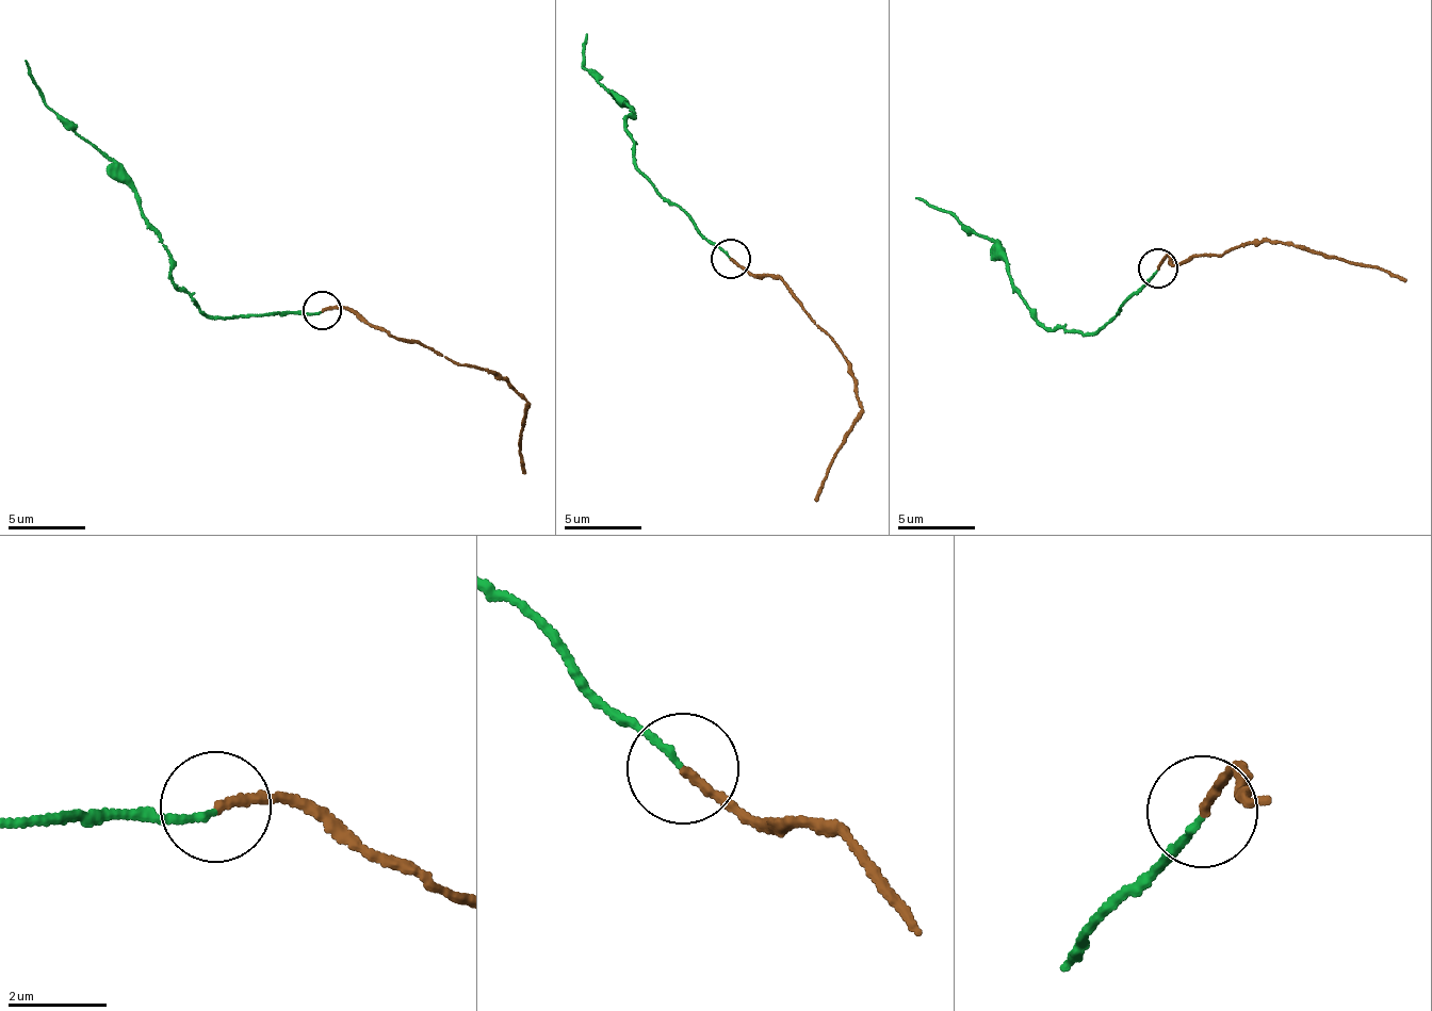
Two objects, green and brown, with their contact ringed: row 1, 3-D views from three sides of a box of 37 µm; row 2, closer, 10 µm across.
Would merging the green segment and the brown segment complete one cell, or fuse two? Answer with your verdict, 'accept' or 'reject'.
accept

